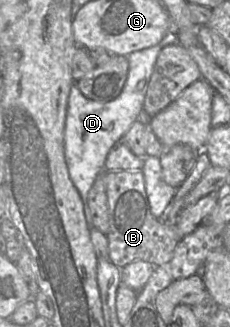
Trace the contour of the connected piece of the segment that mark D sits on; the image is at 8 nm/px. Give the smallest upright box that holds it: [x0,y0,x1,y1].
[65,26,177,212]

